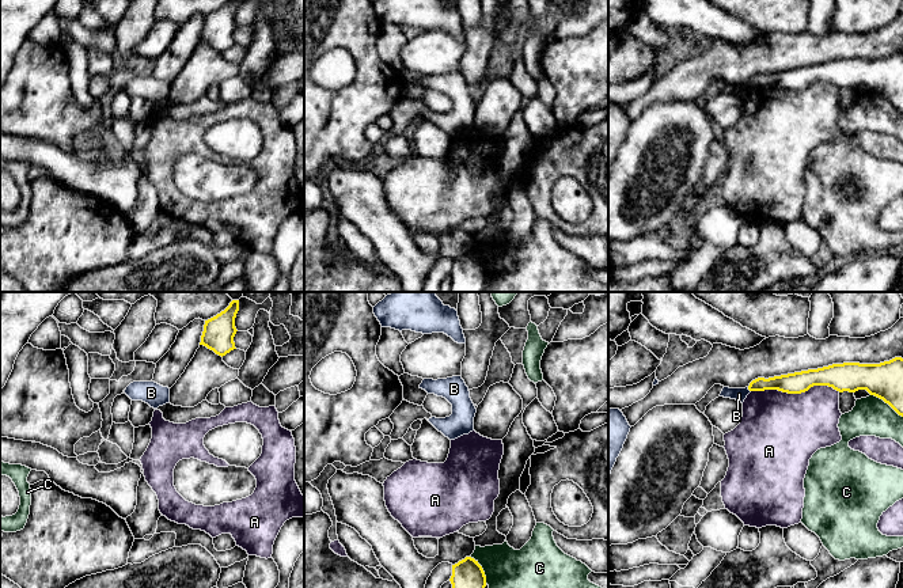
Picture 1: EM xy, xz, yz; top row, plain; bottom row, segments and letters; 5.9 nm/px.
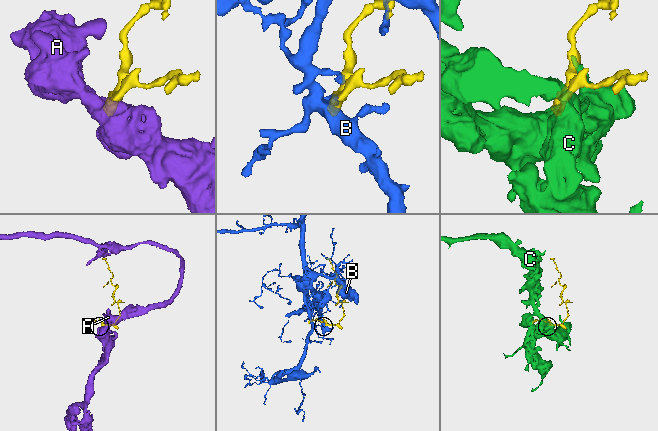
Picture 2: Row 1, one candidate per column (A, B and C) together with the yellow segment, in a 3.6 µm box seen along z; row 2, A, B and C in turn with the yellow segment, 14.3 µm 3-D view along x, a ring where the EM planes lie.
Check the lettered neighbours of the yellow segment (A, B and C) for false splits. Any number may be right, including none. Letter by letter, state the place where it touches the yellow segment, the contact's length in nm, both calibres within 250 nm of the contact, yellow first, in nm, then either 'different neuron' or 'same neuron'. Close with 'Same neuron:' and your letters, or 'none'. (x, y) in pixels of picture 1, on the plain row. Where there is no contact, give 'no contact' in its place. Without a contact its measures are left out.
A: contact yz (796, 88); length 550 nm; calibres 130 and 460 nm; different neuron
B: contact yz (748, 84); length 40 nm; calibres 120 and 80 nm; different neuron
C: contact yz (887, 98); length 240 nm; calibres 220 and 240 nm; different neuron
Same neuron: none

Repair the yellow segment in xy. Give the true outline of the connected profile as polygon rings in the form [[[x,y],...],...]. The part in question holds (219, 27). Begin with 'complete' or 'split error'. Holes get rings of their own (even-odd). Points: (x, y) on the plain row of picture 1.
complete | [[[229,0],[216,12],[205,16],[200,41],[206,42],[219,52],[225,52],[236,45],[234,33],[236,30],[235,14],[239,0]]]

